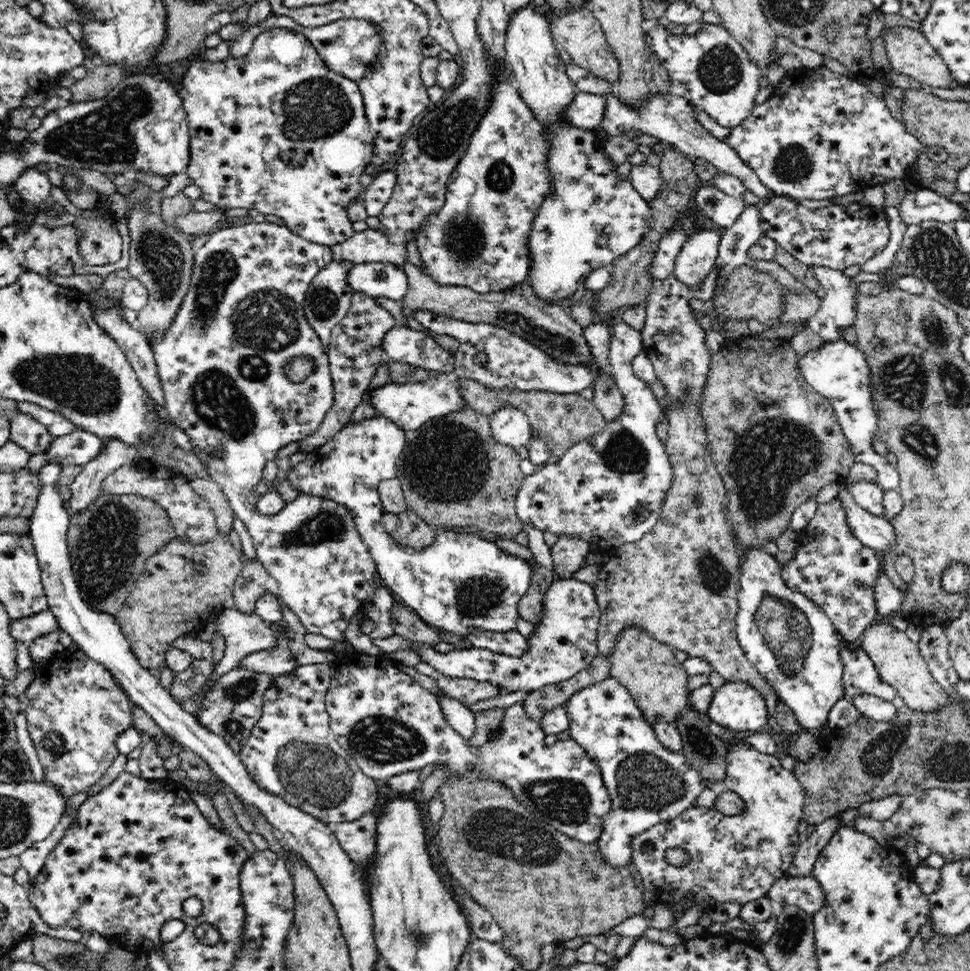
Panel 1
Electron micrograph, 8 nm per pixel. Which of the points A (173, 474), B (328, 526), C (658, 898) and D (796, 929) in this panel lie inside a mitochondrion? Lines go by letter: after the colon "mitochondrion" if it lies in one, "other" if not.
A: other
B: mitochondrion
C: other
D: mitochondrion

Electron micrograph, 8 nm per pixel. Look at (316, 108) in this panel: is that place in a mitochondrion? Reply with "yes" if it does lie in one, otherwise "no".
yes

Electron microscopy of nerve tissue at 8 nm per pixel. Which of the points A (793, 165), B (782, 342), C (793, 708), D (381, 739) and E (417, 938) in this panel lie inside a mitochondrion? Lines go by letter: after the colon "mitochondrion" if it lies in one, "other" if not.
A: mitochondrion
B: other
C: other
D: mitochondrion
E: mitochondrion

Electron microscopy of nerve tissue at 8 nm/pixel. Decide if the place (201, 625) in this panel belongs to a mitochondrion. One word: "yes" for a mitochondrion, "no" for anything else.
no

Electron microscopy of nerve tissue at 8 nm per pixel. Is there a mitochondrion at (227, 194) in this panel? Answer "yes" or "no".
no

